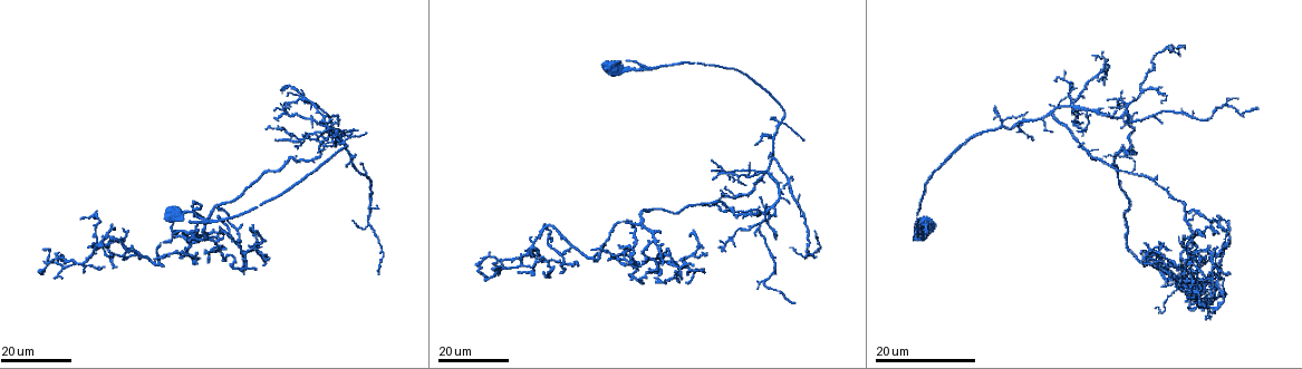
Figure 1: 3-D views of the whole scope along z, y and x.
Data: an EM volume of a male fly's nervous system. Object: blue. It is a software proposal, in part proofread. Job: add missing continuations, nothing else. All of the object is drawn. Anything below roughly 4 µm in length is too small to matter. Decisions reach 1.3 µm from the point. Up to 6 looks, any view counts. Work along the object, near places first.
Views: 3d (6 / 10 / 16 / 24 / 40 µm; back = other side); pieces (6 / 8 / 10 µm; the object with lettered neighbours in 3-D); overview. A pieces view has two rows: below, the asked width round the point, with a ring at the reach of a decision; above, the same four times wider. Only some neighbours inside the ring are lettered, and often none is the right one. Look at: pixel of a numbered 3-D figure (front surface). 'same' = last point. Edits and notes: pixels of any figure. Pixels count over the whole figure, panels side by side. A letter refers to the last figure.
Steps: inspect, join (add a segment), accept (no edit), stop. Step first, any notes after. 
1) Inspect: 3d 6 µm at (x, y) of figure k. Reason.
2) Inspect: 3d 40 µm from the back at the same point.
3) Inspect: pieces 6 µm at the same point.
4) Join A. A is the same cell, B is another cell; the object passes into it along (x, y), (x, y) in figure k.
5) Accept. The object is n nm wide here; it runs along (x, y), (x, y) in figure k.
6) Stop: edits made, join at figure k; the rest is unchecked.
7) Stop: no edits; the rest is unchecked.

Inspect: 3d 16 µm at (491, 271) of figure 1.

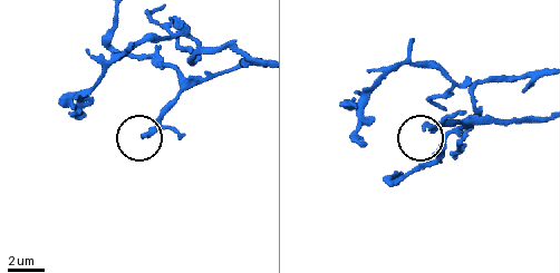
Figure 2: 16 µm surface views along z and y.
Inspect: pieces 10 µm at (428, 124) of figure 2.

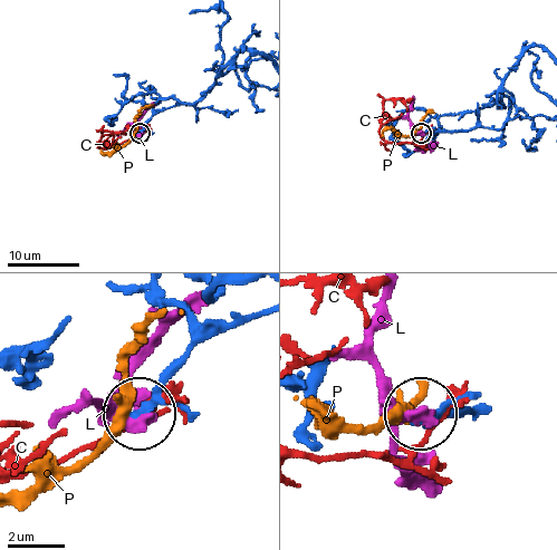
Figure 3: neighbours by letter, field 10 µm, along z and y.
Accept. C, L and P are other cells; it runs along (473, 408), (423, 415) in figure 3; none of them fits.

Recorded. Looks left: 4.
Inspect: 3d 24 µm at (43, 247) of figure 1. Long arm stops here.

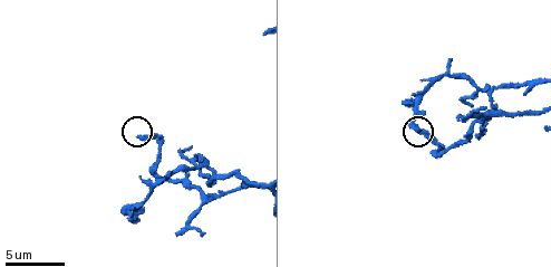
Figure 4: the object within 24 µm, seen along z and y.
Inspect: pieces 6 µm at (141, 138) of figure 4. What lies round it.

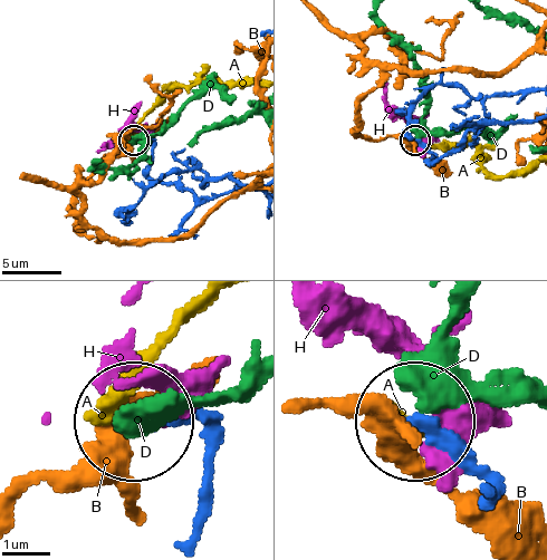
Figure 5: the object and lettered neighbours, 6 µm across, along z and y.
Accept. The object is 260 nm wide here; A, B, D and H are other cells; it runs along (489, 493), (421, 425) in figure 5; none of them fits.

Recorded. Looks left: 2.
Inspect: 3d 16 µm at (1160, 244) of figure 1. An open end.

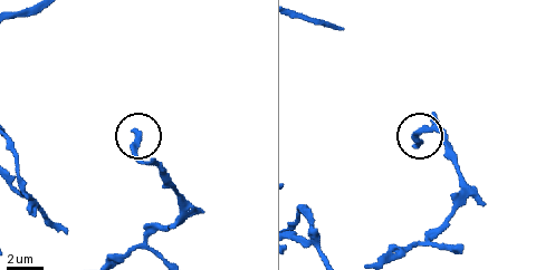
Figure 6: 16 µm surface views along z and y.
Inspect: pieces 10 µm at (418, 145) of figure 6.

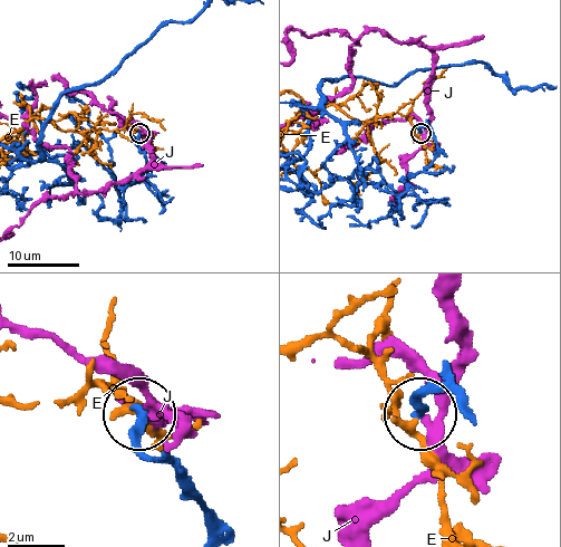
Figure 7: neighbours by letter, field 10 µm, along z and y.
Accept. The object is 290 nm wide here; E and J are other cells; it runs along (404, 190), (437, 147), (428, 130), (419, 133) in figure 7; none of them fits.

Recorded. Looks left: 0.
Stop: no edits; the rest is unchecked.

